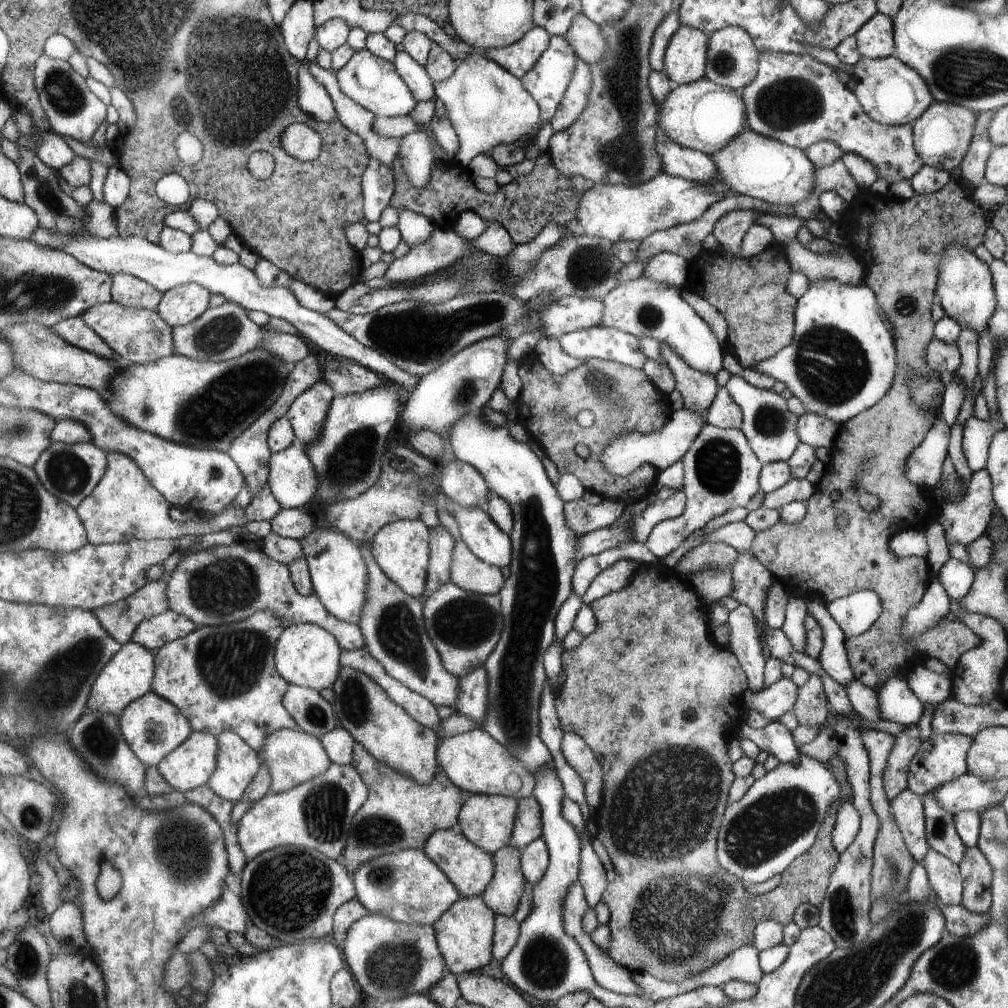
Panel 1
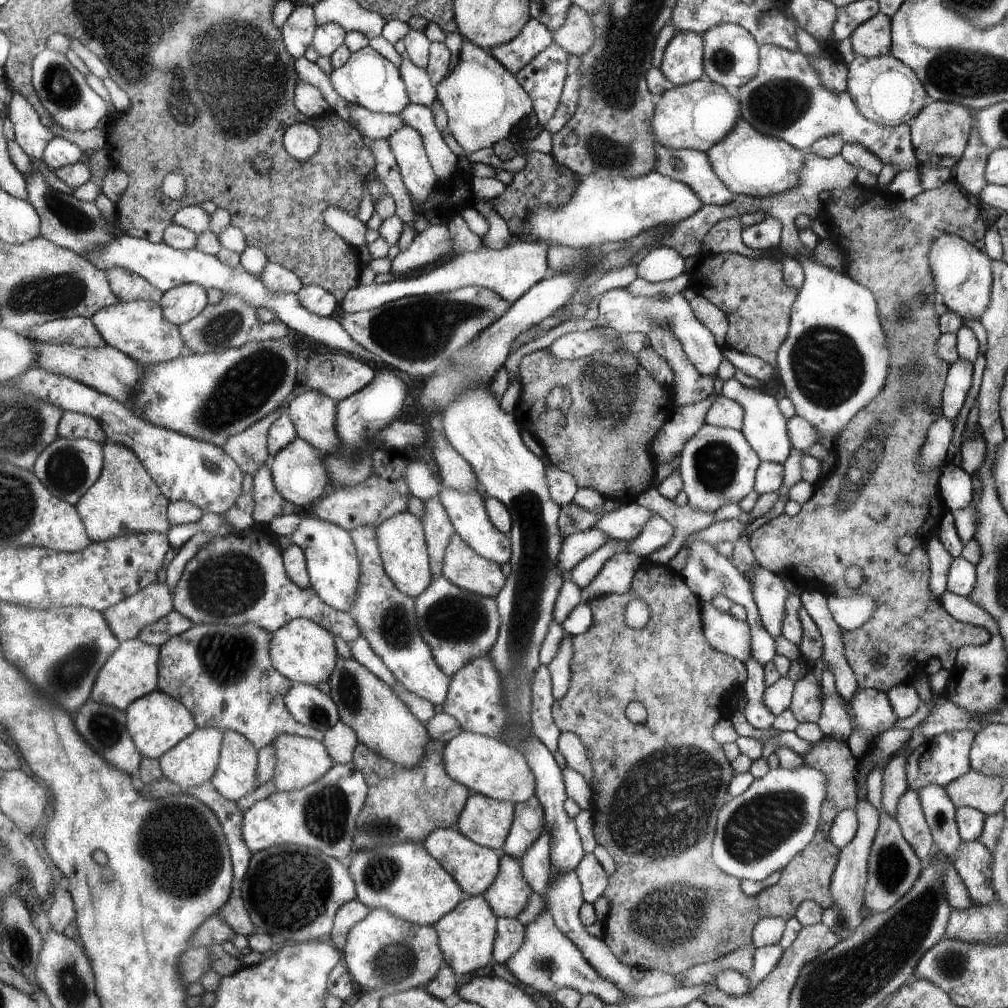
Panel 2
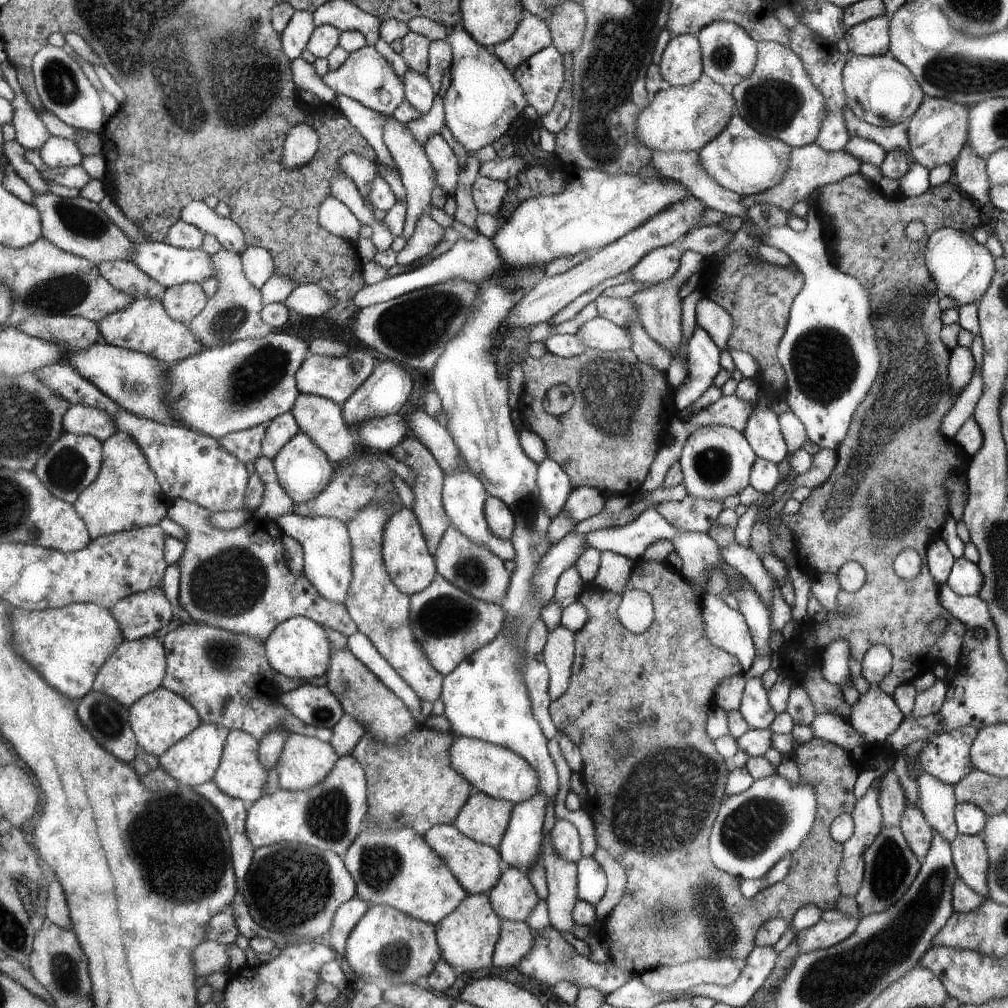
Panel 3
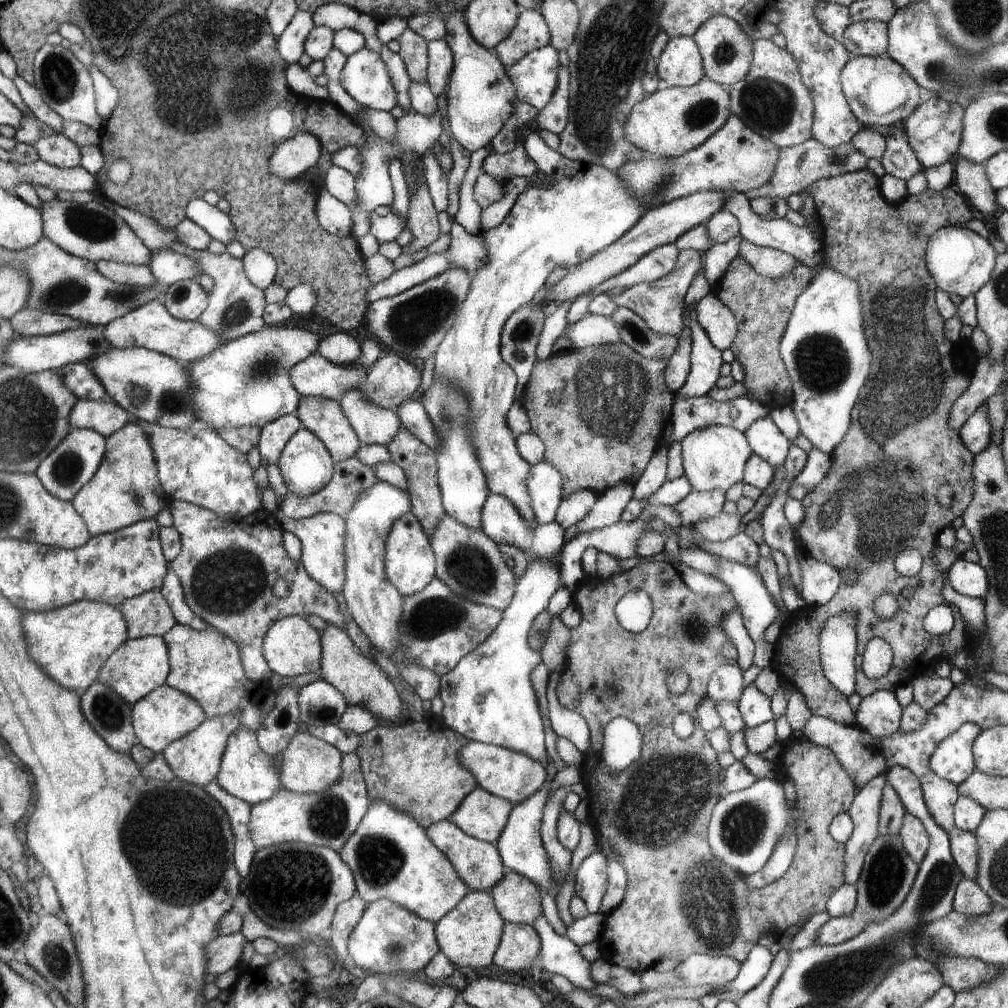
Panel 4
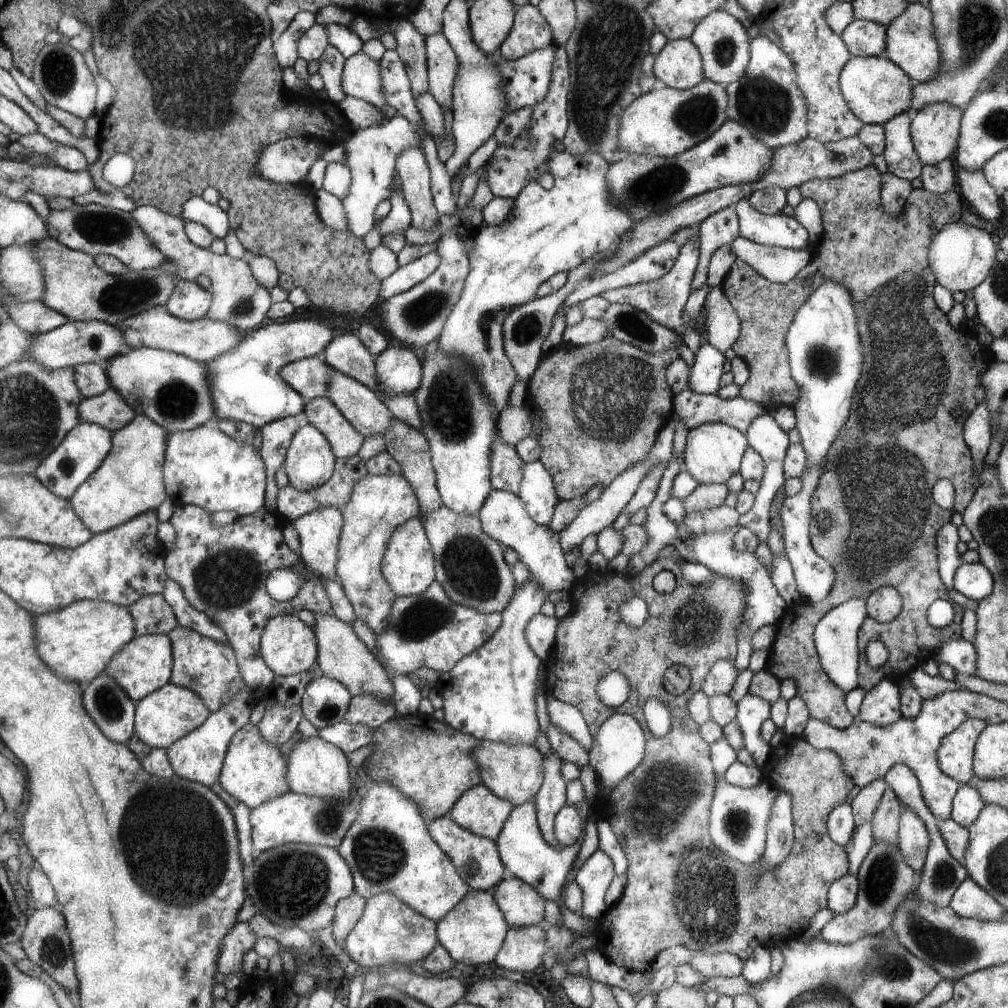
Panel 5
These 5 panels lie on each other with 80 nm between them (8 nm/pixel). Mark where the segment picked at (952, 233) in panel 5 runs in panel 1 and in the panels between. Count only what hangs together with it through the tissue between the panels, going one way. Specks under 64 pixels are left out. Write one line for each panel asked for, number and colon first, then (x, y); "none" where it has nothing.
1: (965, 290)
2: (963, 276)
3: (963, 270)
4: (961, 262)

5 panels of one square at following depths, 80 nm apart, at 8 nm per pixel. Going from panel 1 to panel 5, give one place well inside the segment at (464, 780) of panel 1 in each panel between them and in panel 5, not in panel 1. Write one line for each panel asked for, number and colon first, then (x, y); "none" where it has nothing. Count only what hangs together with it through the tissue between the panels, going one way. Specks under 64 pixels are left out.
2: (485, 765)
3: (498, 772)
4: (513, 776)
5: (514, 772)

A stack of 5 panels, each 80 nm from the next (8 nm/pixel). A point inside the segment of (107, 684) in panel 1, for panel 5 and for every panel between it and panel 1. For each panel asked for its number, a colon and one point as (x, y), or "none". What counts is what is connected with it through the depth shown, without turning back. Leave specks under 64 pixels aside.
2: (133, 670)
3: (136, 668)
4: (139, 666)
5: (145, 664)

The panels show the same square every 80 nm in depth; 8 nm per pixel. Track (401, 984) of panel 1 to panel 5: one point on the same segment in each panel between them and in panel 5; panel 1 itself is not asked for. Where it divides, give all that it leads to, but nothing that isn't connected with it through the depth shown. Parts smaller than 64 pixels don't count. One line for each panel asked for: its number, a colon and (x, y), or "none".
2: (382, 952)
3: (385, 942)
4: (387, 939)
5: (389, 933)

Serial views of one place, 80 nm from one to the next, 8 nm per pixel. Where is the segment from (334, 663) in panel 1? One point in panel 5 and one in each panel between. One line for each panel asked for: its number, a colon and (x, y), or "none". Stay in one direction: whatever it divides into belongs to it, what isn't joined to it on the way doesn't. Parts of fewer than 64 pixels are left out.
2: (303, 652)
3: (298, 647)
4: (291, 646)
5: (288, 647)

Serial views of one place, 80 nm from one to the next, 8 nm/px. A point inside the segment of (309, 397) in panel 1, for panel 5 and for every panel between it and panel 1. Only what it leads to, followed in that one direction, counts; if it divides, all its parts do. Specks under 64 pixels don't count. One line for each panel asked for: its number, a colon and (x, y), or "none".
2: (312, 412)
3: (321, 419)
4: (325, 418)
5: (345, 440)

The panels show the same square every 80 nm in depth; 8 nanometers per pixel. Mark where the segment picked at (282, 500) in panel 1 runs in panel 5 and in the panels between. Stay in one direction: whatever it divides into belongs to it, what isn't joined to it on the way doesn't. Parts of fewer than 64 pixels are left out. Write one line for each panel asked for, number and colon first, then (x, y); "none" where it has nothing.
2: (298, 473)
3: (303, 469)
4: (306, 466)
5: (309, 462)

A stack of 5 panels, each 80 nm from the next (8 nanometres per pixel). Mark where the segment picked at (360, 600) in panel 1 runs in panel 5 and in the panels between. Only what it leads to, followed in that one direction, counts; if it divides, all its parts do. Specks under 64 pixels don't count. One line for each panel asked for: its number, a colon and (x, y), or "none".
2: (332, 563)
3: (326, 550)
4: (321, 535)
5: (318, 531)

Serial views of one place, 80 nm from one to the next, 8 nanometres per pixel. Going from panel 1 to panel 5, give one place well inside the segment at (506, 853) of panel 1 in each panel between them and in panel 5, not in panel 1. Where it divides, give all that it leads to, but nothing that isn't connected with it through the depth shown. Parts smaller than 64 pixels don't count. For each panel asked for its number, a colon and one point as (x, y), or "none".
2: (508, 893)
3: (512, 896)
4: (517, 899)
5: (522, 906)

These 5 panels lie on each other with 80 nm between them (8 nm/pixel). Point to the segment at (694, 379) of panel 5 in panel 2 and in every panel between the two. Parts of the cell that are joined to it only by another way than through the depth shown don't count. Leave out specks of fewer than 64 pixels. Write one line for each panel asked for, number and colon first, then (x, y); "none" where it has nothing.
2: (617, 309)
3: (702, 356)
4: (705, 359)

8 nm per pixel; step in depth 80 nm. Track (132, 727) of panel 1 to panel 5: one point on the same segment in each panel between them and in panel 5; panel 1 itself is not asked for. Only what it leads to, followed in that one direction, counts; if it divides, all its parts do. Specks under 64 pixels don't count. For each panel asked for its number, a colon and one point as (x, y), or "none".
2: (157, 722)
3: (161, 719)
4: (165, 715)
5: (170, 713)

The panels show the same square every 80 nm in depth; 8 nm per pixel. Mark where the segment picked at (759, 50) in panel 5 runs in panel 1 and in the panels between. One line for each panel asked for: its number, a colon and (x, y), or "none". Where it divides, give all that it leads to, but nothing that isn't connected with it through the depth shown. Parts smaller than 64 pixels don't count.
1: (796, 100)
2: (785, 99)
3: (779, 100)
4: (771, 99)

